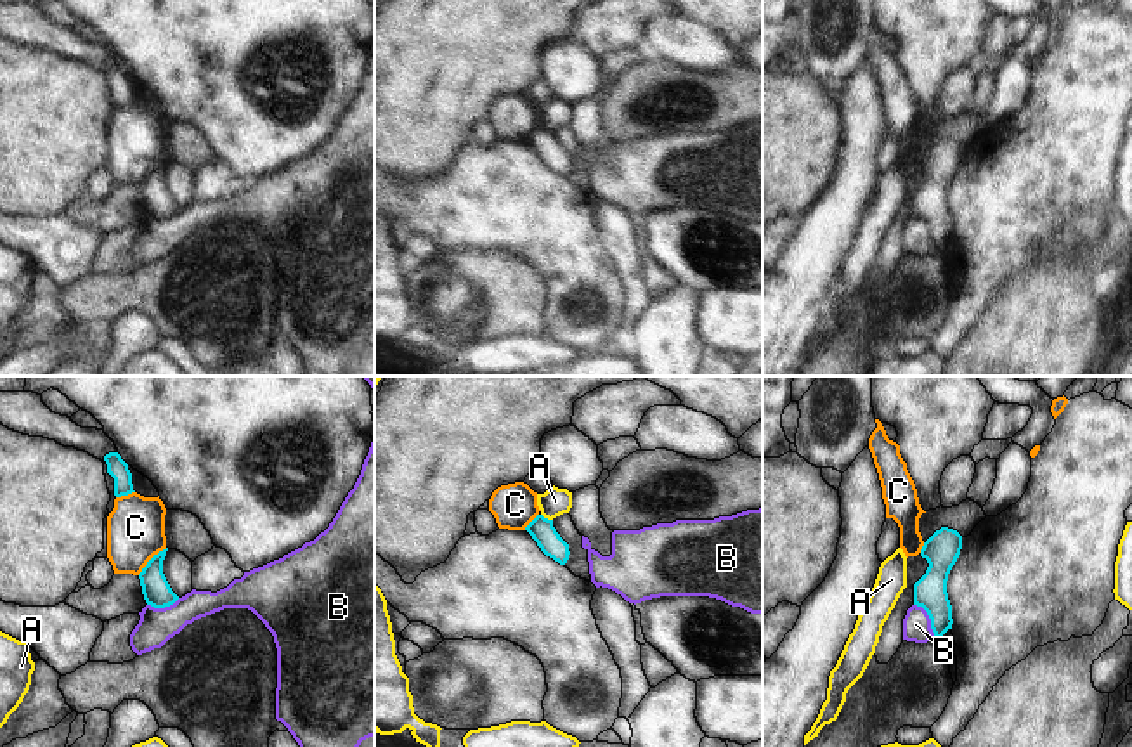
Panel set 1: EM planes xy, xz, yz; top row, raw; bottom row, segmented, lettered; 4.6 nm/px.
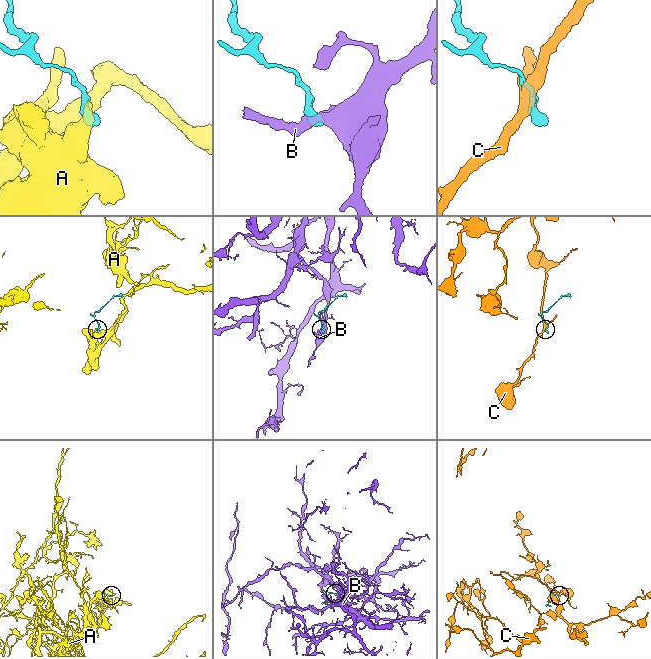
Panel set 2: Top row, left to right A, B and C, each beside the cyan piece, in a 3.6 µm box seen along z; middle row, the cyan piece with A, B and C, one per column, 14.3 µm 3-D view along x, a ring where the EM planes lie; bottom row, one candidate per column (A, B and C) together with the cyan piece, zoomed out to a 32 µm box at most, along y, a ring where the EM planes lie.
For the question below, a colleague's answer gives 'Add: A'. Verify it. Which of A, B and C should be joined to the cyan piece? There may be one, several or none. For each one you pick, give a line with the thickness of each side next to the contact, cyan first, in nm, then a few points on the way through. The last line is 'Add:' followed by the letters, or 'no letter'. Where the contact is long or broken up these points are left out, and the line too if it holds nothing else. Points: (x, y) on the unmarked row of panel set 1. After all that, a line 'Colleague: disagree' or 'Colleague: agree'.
Add: no letter
Colleague: disagree

